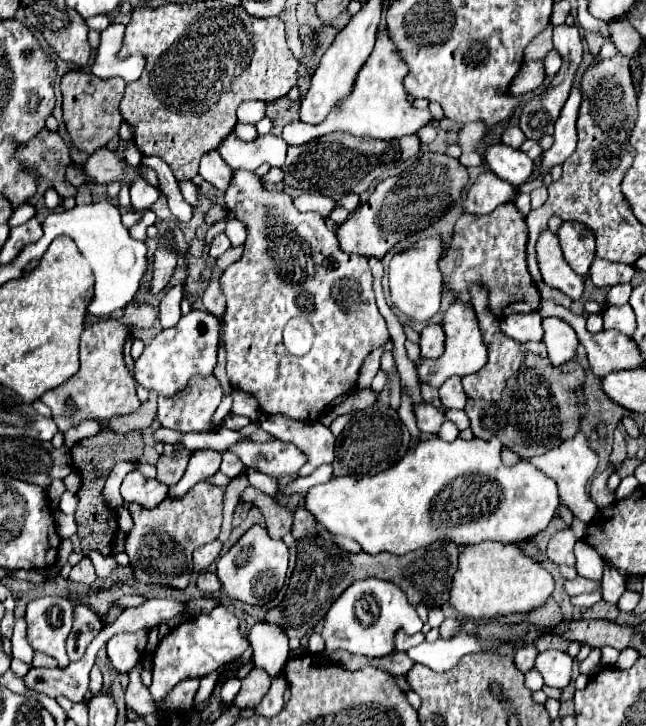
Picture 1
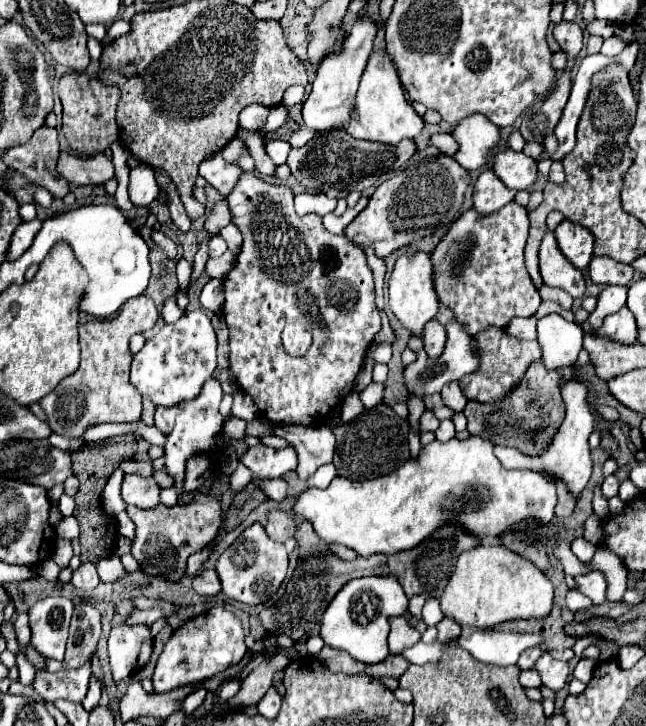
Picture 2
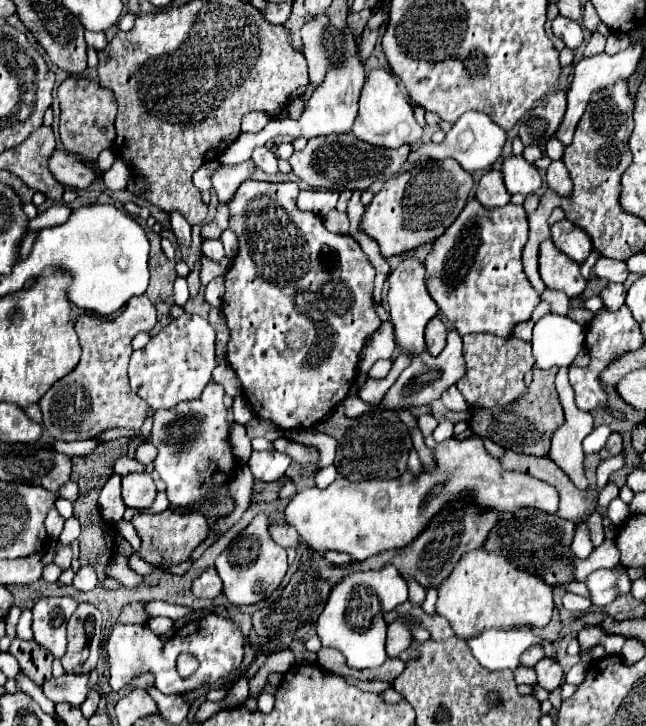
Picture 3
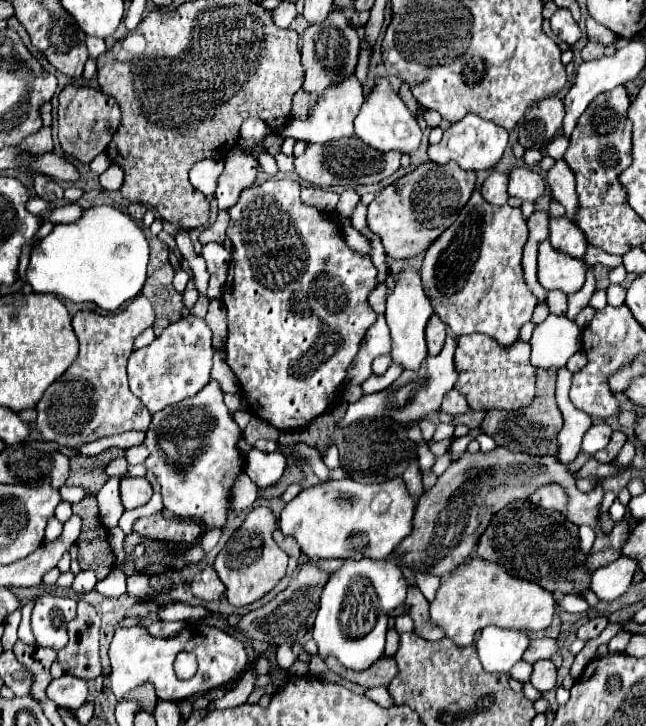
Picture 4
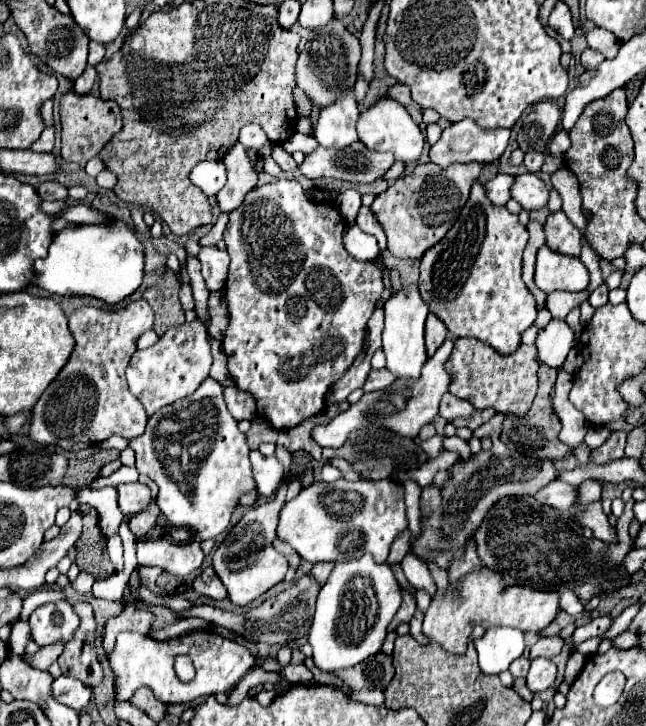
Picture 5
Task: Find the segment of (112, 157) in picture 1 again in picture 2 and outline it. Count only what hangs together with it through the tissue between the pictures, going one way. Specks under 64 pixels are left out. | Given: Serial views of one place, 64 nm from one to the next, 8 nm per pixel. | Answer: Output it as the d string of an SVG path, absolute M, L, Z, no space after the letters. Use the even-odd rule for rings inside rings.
M62 152L58 172L72 184L104 184L114 178L114 164L104 154L80 158Z

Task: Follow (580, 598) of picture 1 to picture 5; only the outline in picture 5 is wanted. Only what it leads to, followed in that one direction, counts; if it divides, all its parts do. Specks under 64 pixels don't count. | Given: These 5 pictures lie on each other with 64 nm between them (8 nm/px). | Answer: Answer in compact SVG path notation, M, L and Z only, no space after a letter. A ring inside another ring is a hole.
M564 590L562 594L560 594L560 608L564 610L564 612L568 612L568 614L580 614L580 612L584 612L584 604L578 600L578 596L574 594L574 592L570 592L570 590Z

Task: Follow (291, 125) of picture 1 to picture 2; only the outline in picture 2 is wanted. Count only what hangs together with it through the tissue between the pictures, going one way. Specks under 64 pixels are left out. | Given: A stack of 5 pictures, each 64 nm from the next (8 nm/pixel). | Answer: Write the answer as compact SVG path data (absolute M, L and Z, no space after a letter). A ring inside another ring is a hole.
M300 126L298 130L294 130L292 132L292 136L288 138L288 142L290 142L290 146L294 146L294 148L300 148L300 146L304 146L308 140L312 140L314 136L318 136L320 132L312 132L310 128L304 128L304 126Z

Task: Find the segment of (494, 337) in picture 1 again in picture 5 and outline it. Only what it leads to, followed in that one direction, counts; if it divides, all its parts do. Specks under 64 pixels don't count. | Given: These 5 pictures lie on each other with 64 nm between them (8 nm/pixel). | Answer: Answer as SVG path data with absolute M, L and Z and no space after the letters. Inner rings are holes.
M458 338L452 356L446 362L448 364L446 370L452 374L450 394L458 398L466 398L476 410L494 408L496 412L524 416L530 410L538 386L536 372L540 364L534 360L534 356L536 356L536 348L526 344L516 348L512 356L500 356L480 340Z

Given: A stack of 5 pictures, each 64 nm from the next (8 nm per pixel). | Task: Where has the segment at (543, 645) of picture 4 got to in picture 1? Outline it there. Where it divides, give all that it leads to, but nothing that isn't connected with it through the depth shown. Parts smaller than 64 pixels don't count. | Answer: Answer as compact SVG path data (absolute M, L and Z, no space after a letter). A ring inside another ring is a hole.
M528 644L528 646L524 646L524 648L520 648L520 650L516 652L514 662L516 662L516 666L518 666L522 672L528 672L528 670L534 668L536 656L538 656L538 650L534 648L534 644Z

